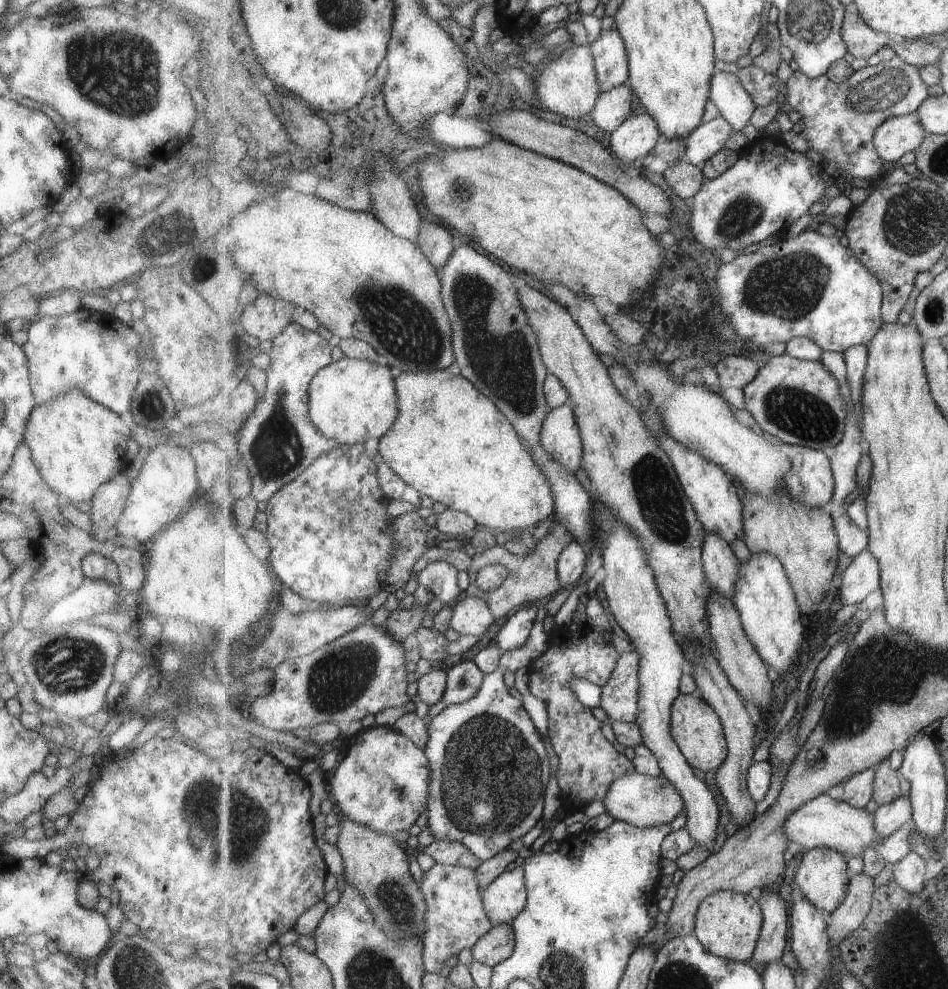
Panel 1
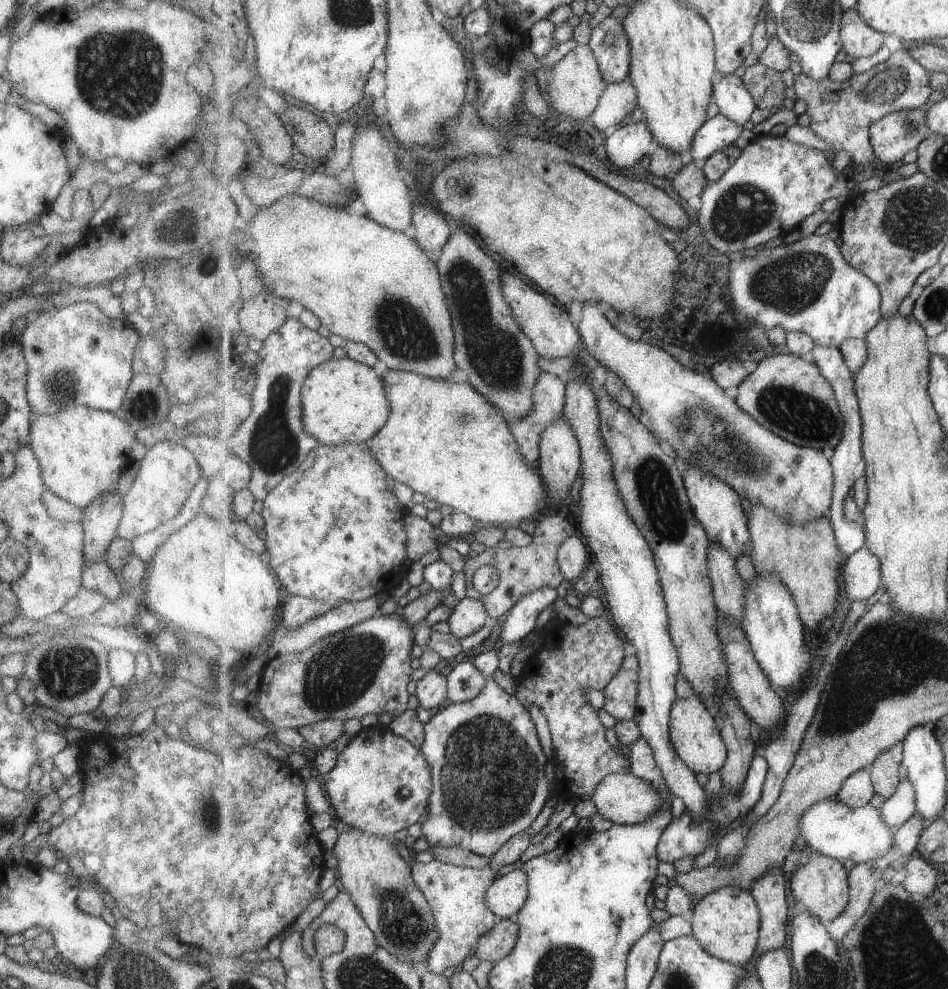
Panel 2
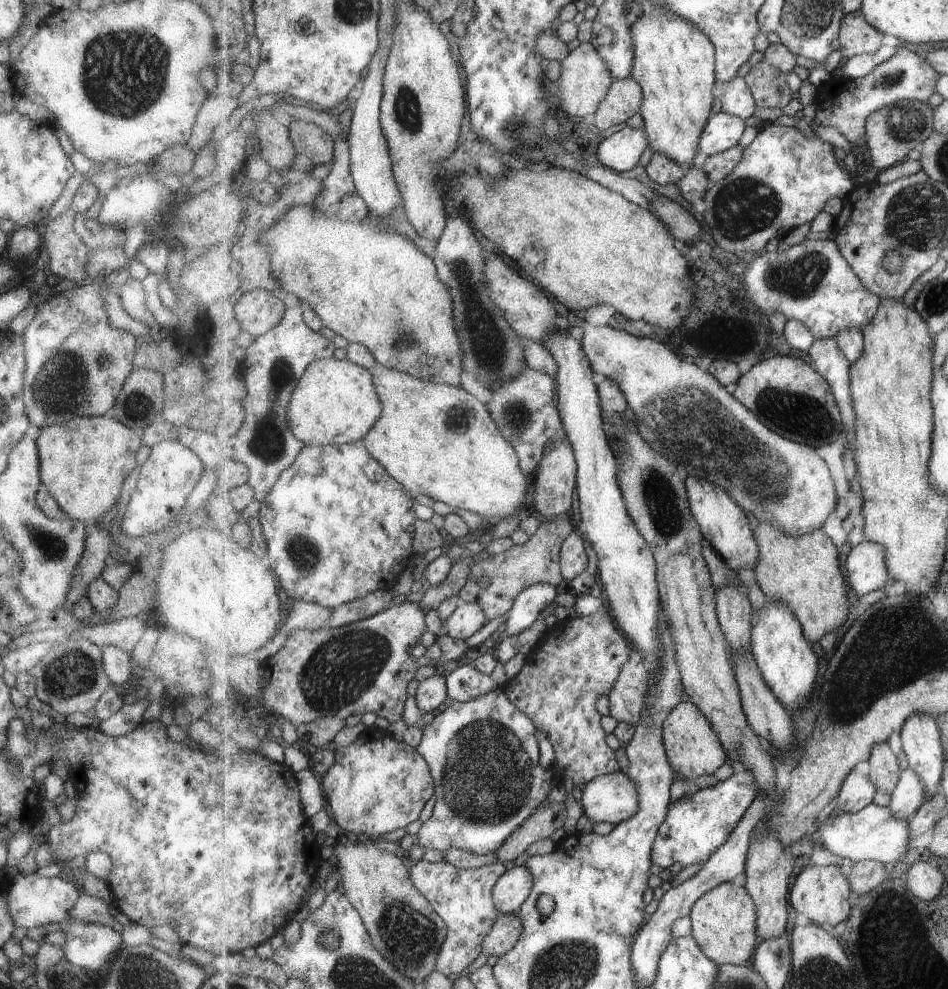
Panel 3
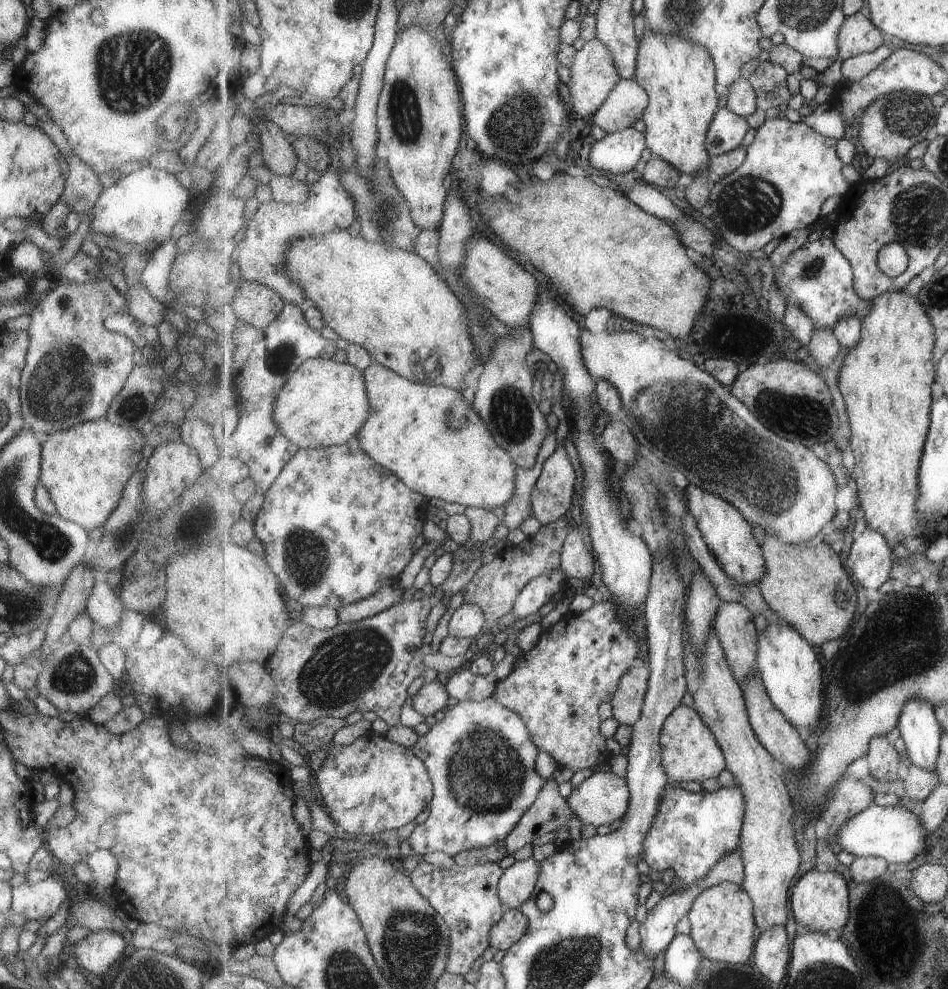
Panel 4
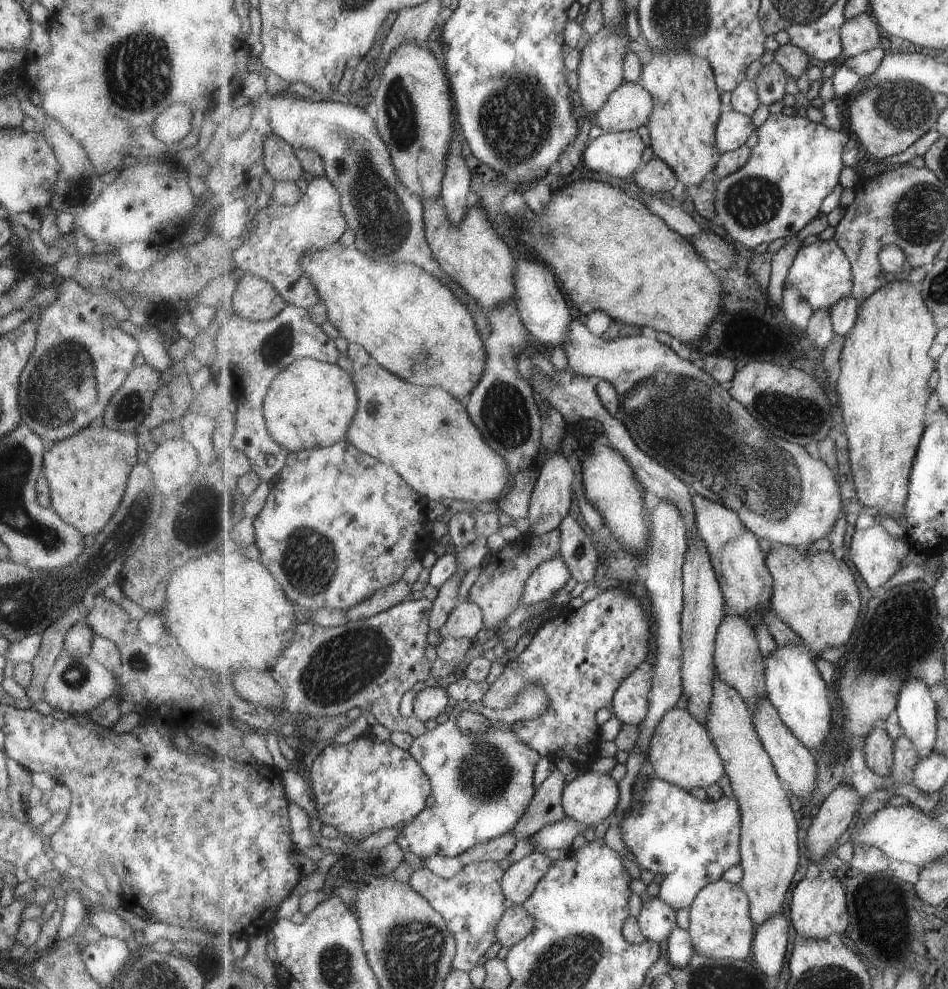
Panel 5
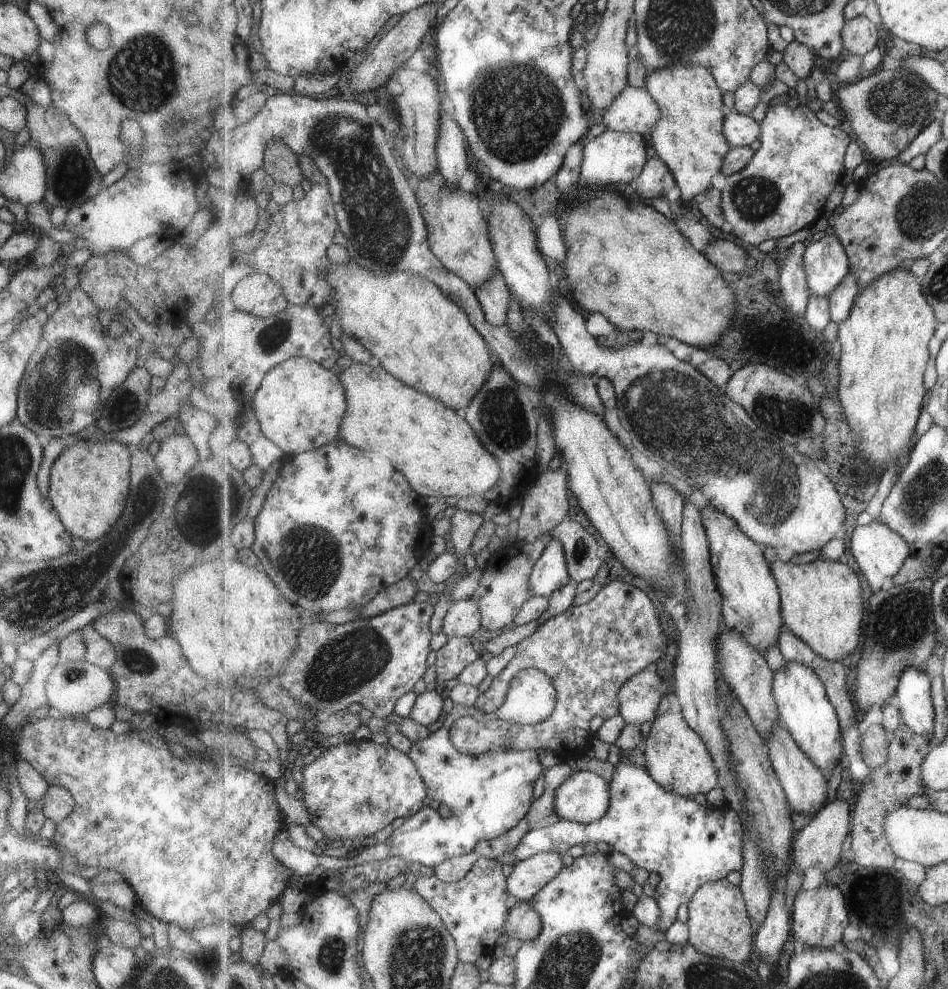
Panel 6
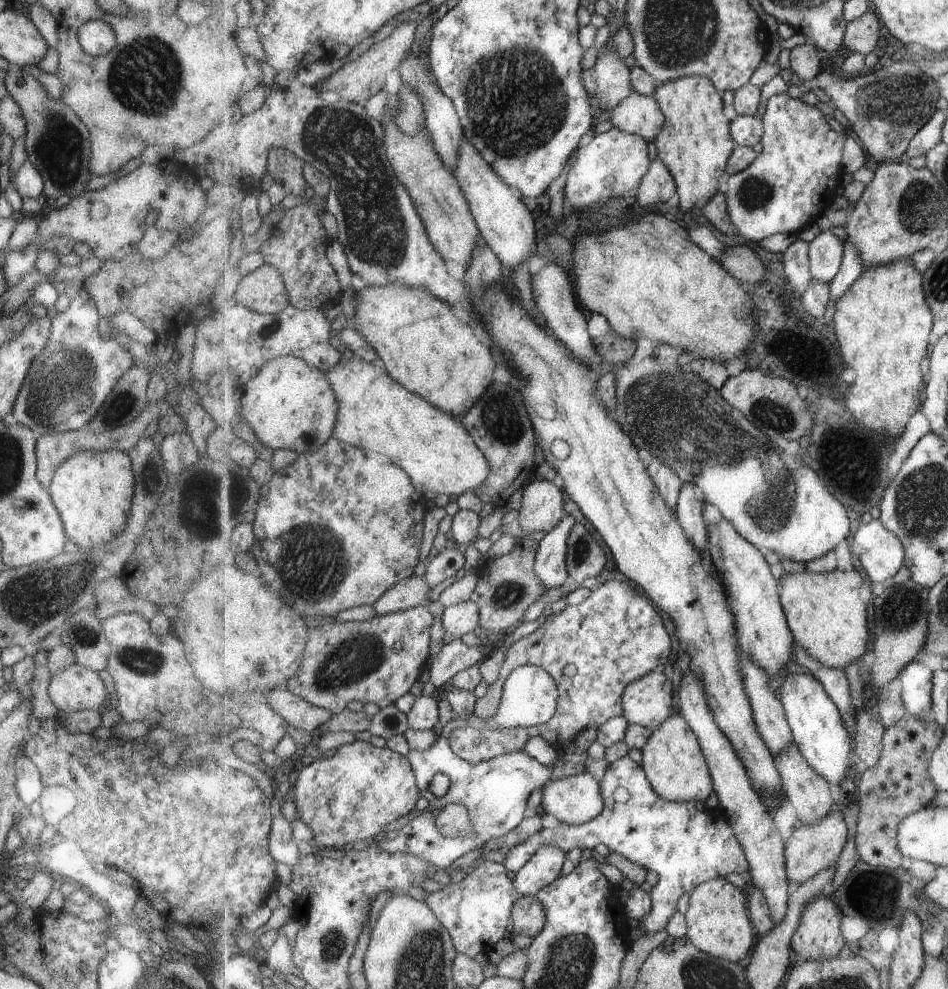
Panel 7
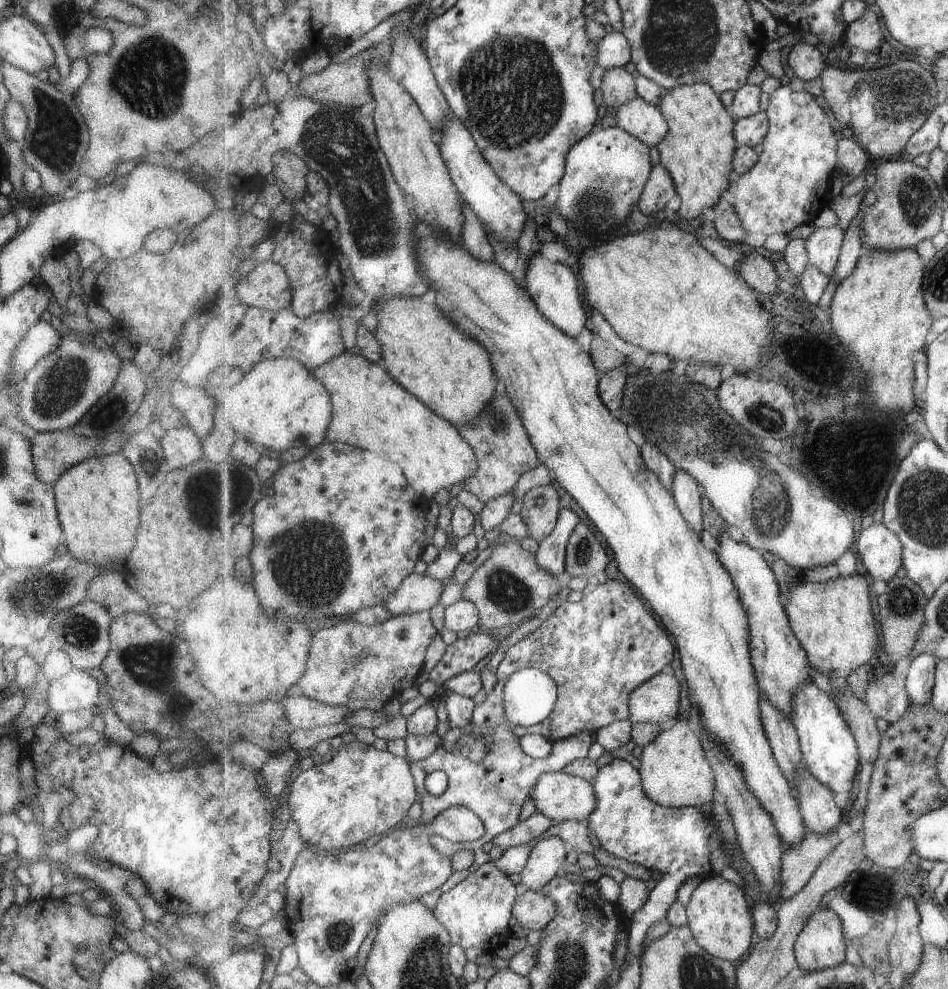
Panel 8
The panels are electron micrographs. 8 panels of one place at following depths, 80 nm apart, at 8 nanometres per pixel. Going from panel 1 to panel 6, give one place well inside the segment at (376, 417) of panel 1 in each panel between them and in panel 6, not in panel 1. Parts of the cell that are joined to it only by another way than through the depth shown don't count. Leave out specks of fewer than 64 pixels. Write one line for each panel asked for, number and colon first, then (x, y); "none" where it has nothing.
2: (344, 400)
3: (334, 402)
4: (325, 402)
5: (310, 404)
6: (301, 405)

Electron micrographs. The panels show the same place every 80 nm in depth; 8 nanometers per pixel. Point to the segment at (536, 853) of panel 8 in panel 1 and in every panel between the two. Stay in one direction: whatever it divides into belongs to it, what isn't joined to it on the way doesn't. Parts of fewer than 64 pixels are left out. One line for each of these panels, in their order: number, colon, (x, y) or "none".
1: (505, 898)
2: (509, 893)
3: (512, 890)
4: (518, 884)
5: (522, 878)
6: (528, 877)
7: (544, 866)

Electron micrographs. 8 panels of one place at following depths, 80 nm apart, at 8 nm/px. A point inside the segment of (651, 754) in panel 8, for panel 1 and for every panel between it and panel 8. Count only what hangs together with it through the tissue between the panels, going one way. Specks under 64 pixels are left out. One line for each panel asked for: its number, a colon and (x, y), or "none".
1: (697, 729)
2: (695, 731)
3: (694, 749)
4: (691, 752)
5: (682, 752)
6: (677, 757)
7: (674, 762)

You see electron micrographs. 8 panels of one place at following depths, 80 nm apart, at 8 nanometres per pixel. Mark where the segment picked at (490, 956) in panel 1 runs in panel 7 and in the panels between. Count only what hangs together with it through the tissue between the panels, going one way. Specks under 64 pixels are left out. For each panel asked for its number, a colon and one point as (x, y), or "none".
2: (501, 941)
3: (509, 928)
4: (514, 925)
5: (518, 923)
6: (525, 923)
7: (529, 916)

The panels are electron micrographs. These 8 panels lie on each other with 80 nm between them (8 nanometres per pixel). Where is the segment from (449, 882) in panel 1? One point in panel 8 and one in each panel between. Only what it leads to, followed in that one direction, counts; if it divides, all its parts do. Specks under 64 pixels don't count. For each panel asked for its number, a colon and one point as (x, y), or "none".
2: (458, 895)
3: (464, 898)
4: (468, 898)
5: (473, 903)
6: (476, 909)
7: (476, 911)
8: (477, 911)

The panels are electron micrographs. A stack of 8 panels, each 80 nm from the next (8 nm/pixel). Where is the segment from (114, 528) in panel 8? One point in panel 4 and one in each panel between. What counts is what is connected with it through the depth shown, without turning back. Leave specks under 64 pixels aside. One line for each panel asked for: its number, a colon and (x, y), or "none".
4: (84, 468)
5: (87, 472)
6: (88, 483)
7: (91, 491)

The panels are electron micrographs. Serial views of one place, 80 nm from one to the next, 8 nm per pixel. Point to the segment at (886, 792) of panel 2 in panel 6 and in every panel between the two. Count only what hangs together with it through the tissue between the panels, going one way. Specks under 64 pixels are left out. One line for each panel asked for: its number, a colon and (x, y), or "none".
3: (885, 771)
4: (884, 762)
5: (879, 748)
6: (876, 739)

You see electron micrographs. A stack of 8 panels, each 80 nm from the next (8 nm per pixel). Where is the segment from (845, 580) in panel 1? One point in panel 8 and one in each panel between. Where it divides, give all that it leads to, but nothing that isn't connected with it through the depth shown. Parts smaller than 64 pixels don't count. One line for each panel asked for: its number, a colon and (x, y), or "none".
2: (863, 577)
3: (866, 564)
4: (871, 556)
5: (877, 555)
6: (879, 551)
7: (881, 553)
8: (880, 549)

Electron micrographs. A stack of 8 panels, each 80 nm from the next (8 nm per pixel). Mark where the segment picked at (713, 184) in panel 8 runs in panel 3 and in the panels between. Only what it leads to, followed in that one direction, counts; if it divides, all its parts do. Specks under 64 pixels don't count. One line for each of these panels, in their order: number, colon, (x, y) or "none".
3: (675, 64)
4: (680, 76)
5: (683, 129)
6: (690, 138)
7: (696, 143)

